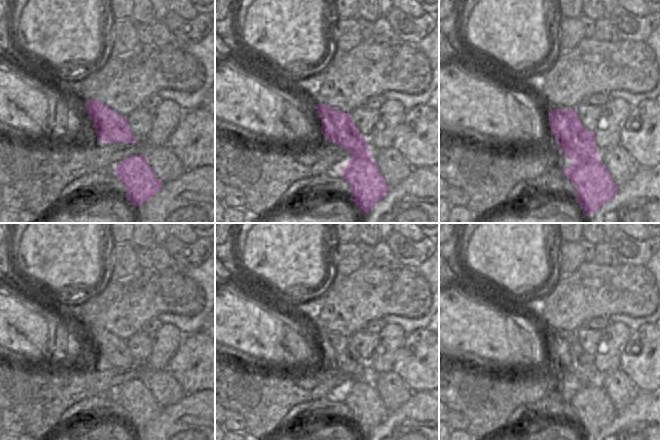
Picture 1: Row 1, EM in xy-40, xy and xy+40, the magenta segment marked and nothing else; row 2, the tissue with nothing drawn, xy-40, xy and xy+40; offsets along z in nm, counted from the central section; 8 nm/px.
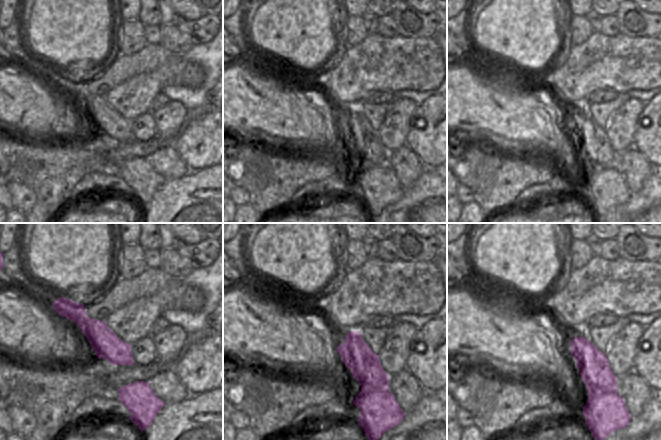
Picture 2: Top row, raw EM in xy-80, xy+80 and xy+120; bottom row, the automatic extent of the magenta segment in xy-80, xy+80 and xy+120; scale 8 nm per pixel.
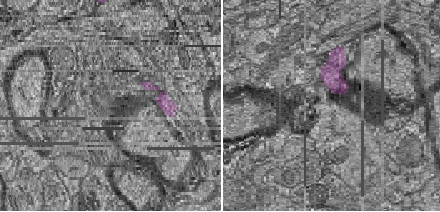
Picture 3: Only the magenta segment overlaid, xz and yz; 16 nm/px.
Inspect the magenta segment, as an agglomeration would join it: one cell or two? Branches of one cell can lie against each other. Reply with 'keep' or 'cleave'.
cleave

